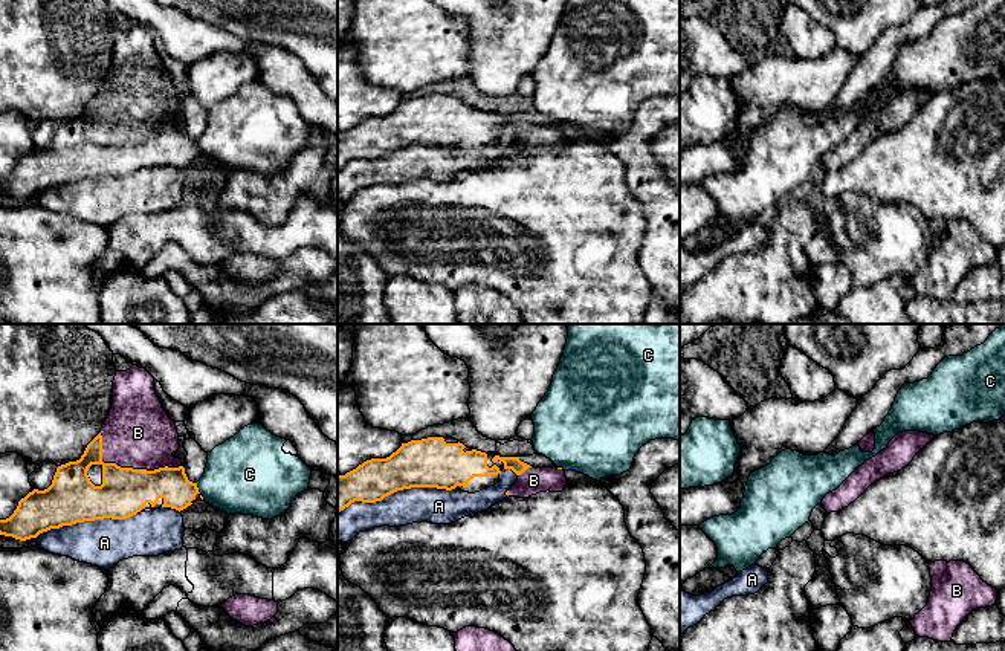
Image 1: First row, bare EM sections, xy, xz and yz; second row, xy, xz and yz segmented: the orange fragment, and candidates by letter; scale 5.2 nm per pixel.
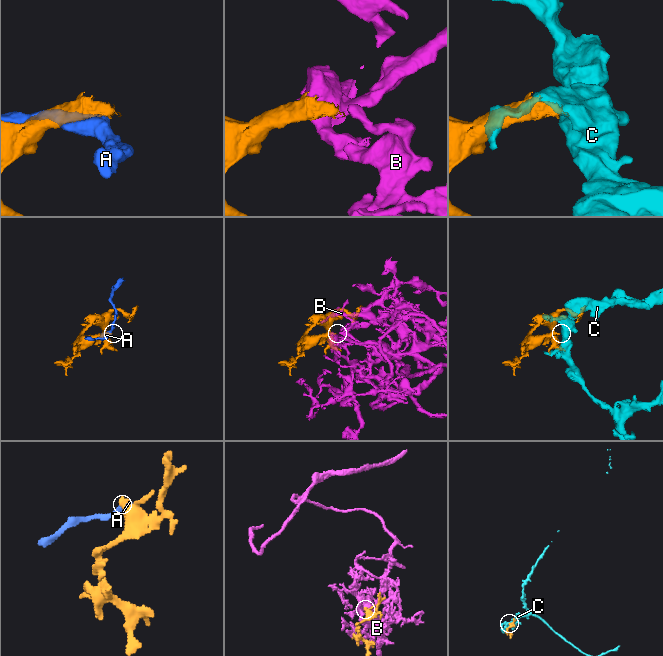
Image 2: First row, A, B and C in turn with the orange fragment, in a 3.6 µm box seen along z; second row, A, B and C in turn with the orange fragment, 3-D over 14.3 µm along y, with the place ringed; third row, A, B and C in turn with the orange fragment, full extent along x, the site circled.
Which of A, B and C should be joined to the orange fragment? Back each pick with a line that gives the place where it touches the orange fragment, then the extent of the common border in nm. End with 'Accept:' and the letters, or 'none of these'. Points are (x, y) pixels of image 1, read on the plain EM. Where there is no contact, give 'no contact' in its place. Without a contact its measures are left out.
B: xy (127, 126) | 460 nm
Accept: B

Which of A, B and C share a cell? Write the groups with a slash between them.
A / B / C

